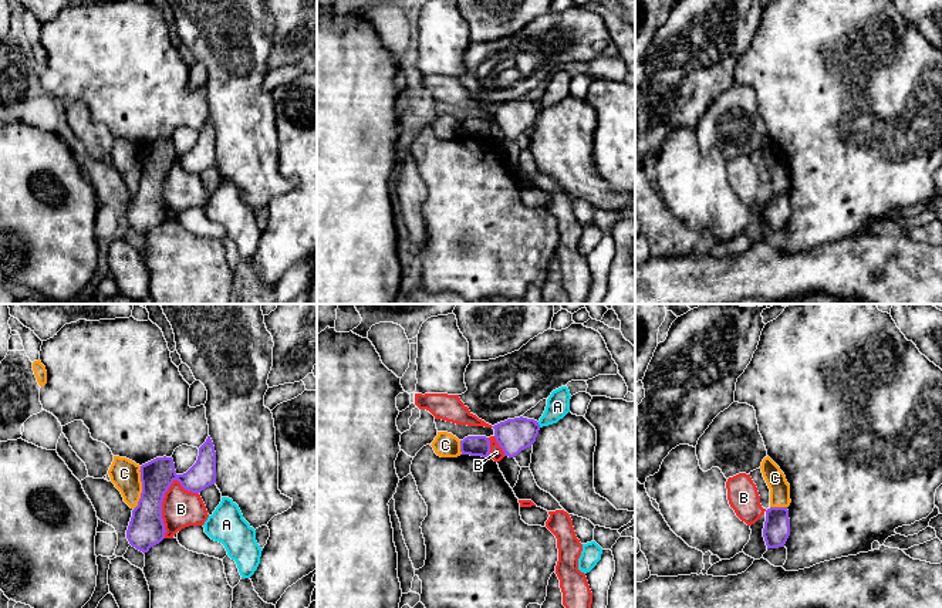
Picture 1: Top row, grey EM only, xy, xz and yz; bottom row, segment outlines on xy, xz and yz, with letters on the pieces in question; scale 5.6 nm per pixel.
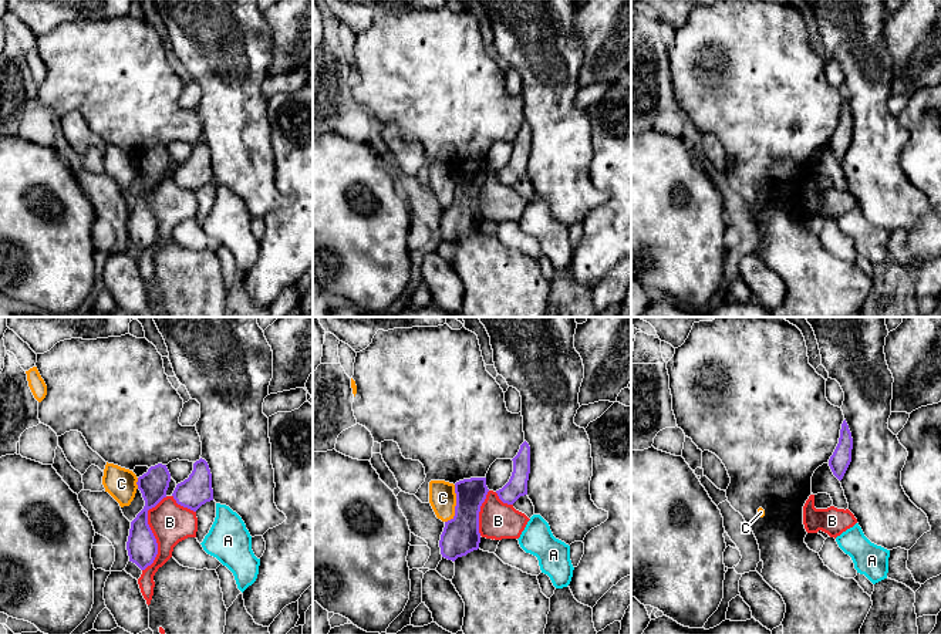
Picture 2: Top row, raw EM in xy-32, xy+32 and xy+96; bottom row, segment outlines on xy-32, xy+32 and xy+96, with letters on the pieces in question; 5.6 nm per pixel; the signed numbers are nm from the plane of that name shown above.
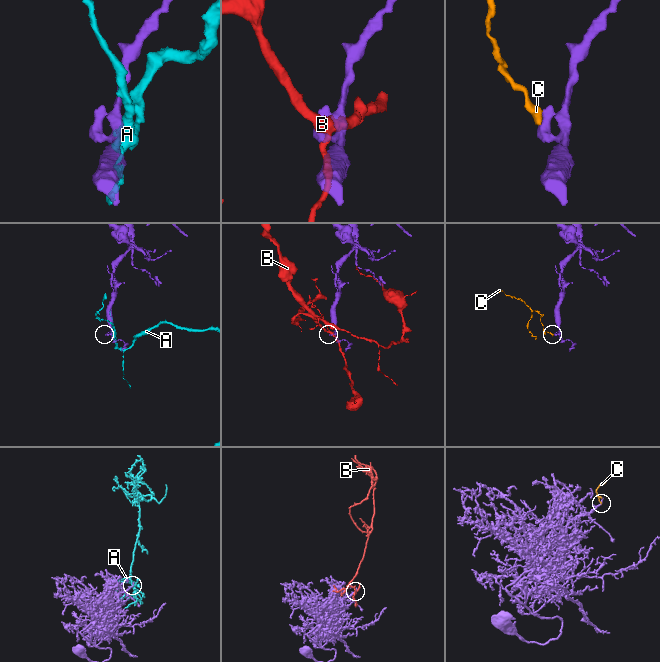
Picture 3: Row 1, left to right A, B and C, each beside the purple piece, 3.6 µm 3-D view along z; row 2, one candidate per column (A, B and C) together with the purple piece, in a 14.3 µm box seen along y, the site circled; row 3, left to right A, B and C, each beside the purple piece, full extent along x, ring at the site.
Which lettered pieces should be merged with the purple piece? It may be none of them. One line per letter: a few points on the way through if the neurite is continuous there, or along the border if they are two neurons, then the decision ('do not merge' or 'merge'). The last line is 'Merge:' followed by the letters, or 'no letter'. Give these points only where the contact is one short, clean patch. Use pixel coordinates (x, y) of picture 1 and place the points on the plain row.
A: do not merge
B: do not merge
C: along xy (141, 148), (141, 179), (134, 191) | do not merge
Merge: no letter

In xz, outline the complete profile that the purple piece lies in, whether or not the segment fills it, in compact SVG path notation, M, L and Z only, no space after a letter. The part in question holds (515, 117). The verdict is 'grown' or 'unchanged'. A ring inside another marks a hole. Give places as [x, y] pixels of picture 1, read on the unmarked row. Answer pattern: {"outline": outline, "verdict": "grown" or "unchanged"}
{"outline": "M520 98L500 104L493 111L504 138L514 139L536 124L540 107L534 101Z", "verdict": "unchanged"}

